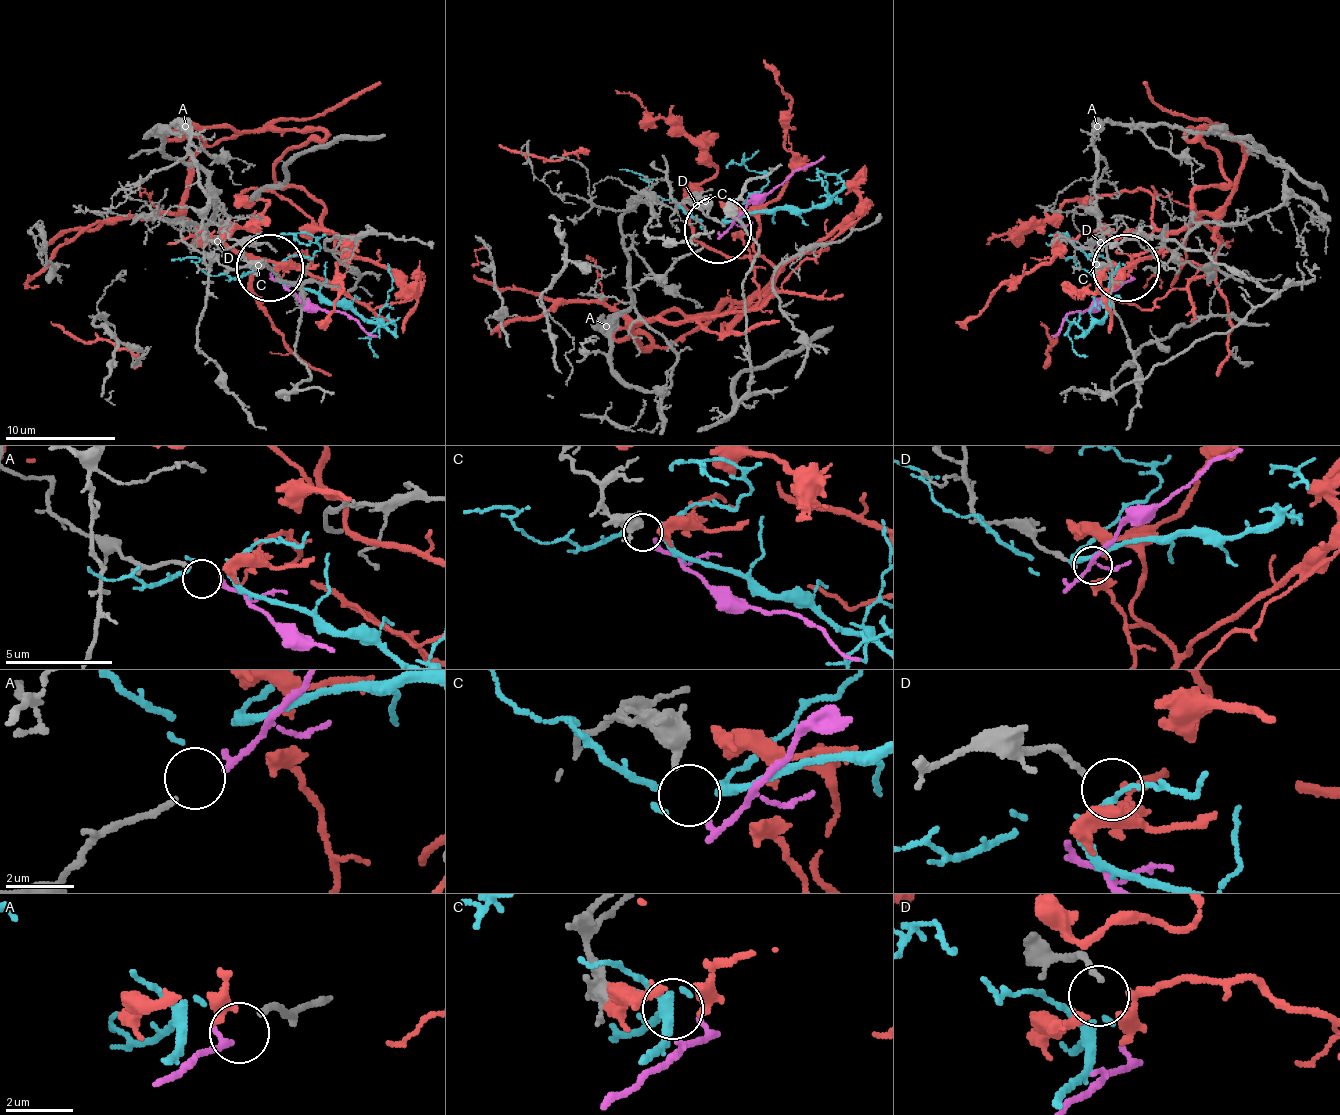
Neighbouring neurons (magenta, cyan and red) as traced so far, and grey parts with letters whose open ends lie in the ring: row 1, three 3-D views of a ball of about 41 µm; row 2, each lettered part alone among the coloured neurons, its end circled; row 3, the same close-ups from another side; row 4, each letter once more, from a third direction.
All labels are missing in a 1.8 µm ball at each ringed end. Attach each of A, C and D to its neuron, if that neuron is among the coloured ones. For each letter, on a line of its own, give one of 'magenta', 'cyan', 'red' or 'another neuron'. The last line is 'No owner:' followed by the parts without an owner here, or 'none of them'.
A: magenta
C: another neuron
D: red
No owner: C

